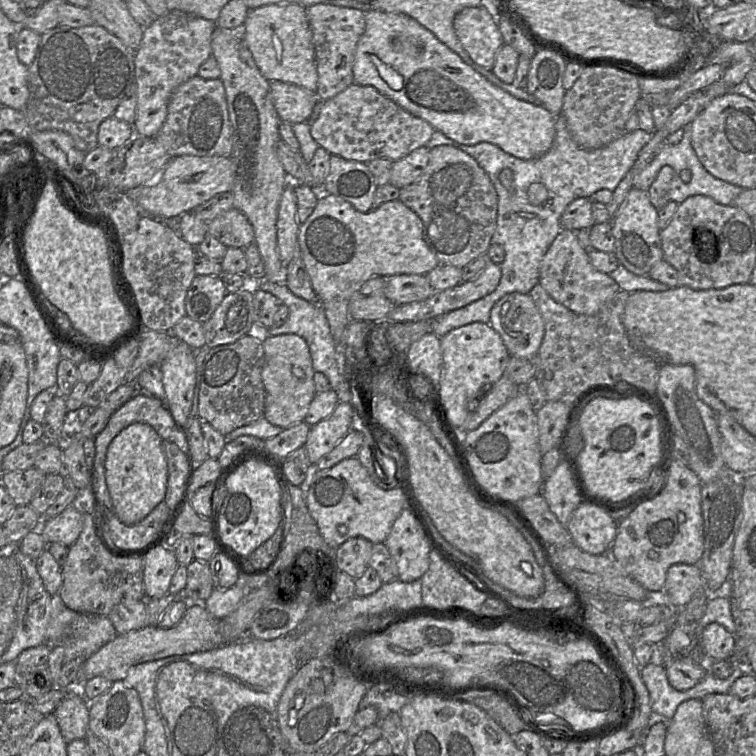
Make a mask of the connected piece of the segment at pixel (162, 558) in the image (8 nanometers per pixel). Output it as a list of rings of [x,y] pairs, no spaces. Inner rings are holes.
[[[162,544],[152,549],[143,560],[146,599],[168,594],[171,580],[179,565],[174,550]]]

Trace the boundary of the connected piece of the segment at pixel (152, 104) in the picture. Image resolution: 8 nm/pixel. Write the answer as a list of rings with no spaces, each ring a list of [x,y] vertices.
[[[171,10],[144,28],[134,59],[137,103],[133,136],[155,137],[158,134],[167,117],[168,103],[174,90],[196,76],[201,64],[212,56],[211,39],[216,28],[216,21]]]

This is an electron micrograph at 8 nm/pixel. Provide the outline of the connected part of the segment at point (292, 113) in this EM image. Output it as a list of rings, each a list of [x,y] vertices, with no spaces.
[[[270,81],[270,95],[281,122],[306,122],[319,101],[316,92],[292,83]]]

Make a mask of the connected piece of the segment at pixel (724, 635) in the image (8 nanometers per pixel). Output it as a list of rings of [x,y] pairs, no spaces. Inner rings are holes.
[[[710,623],[701,632],[702,649],[707,661],[730,660],[736,637],[718,623]]]

